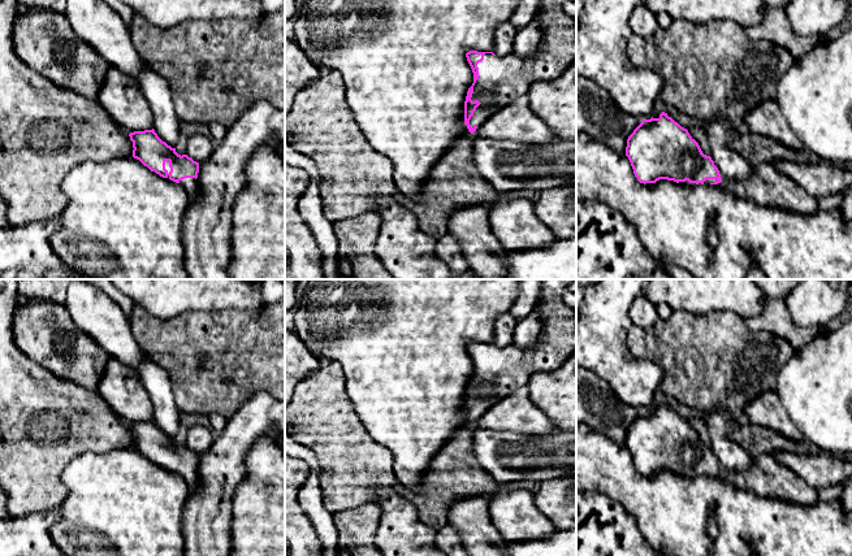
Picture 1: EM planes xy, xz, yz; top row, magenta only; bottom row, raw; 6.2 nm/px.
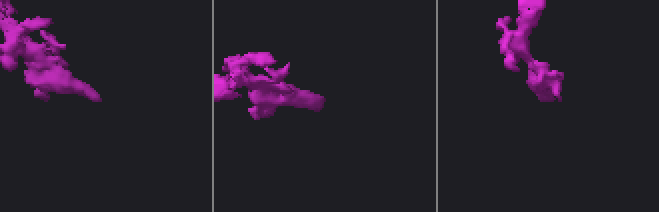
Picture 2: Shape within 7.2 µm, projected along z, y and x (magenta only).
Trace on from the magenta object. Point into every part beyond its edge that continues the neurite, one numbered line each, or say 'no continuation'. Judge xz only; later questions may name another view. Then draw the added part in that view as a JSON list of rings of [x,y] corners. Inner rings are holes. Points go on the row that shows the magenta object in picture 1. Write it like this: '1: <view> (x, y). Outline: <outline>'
1: xz (501, 81). Outline: [[[541,0],[537,17],[541,40],[531,57],[485,53],[477,64],[479,79],[471,100],[481,104],[470,120],[471,127],[527,96],[535,82],[559,78],[576,61],[576,18],[562,10],[562,0]]]

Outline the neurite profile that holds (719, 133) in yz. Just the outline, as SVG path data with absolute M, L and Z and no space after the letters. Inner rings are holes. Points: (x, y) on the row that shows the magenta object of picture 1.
M709 118L705 123L710 157L722 181L748 179L753 173L753 165L731 148L731 143L741 131L726 118Z

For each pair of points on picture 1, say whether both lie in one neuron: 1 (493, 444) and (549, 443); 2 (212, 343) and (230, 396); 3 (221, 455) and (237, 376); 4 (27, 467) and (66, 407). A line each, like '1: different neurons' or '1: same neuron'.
1: same neuron
2: same neuron
3: different neurons
4: same neuron

